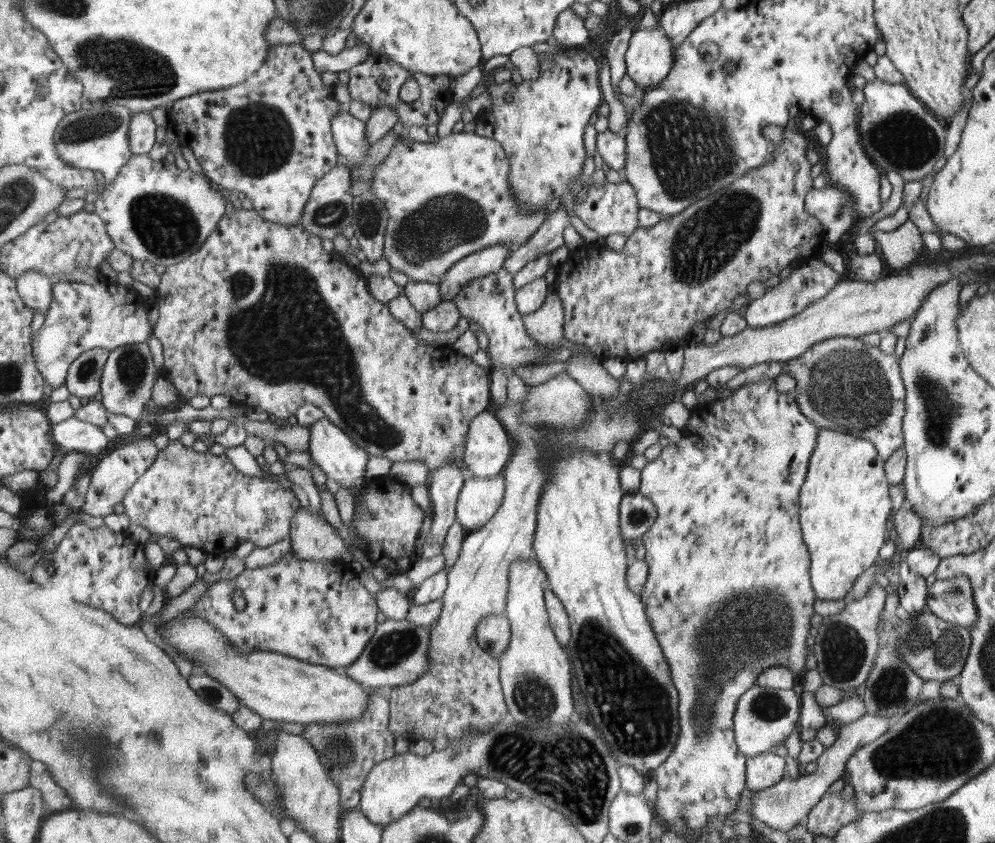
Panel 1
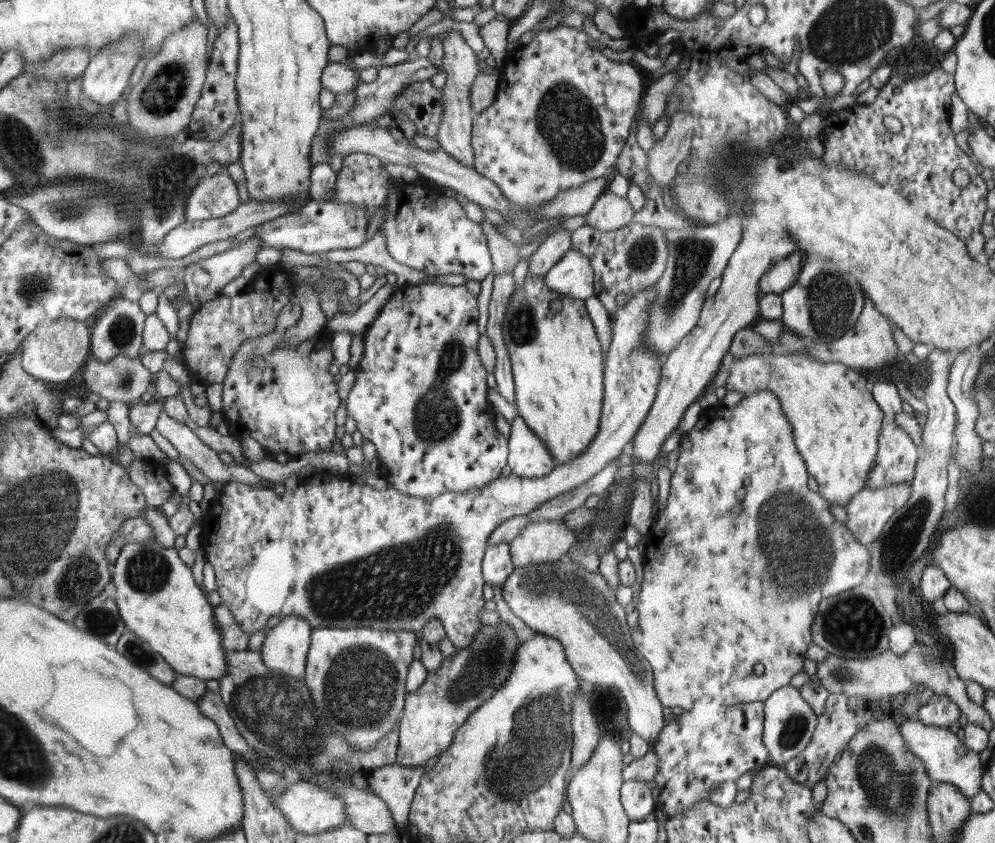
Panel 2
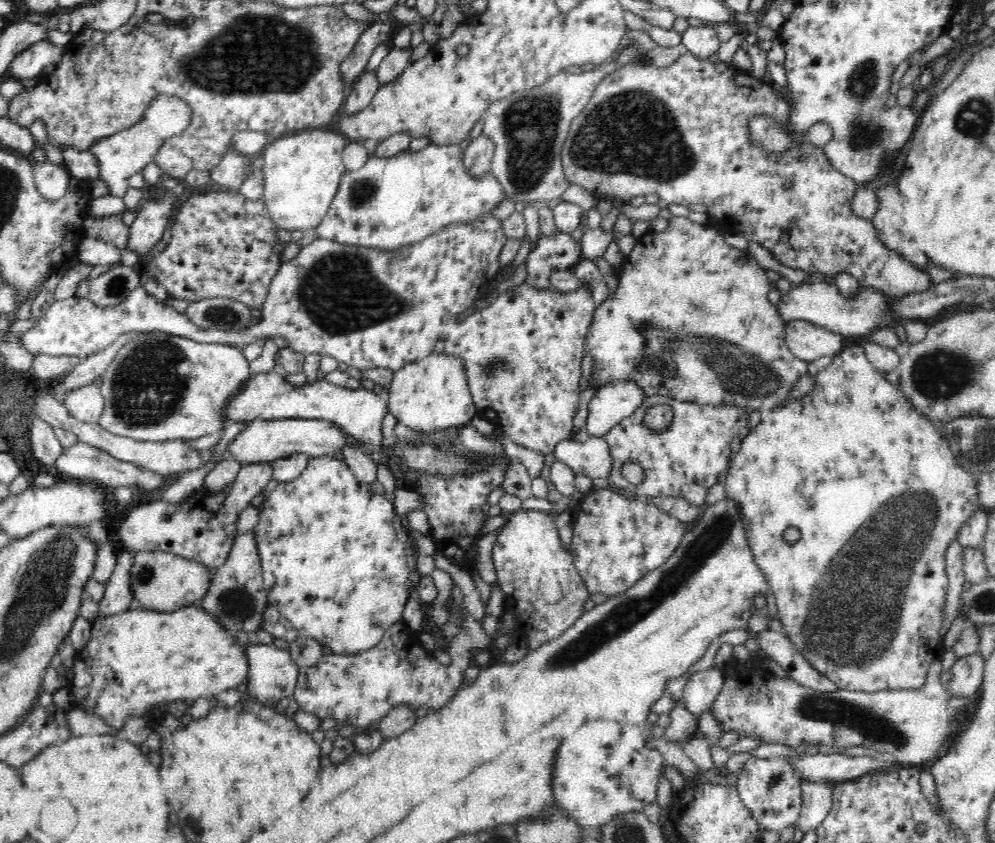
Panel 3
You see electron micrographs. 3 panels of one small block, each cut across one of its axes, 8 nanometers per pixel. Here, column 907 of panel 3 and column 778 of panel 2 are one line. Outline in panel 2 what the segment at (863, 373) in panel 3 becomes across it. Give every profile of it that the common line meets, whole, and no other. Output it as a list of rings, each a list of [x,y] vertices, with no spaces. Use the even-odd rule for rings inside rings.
[[[762,390],[746,395],[734,407],[724,404],[702,410],[698,422],[681,436],[680,454],[676,468],[671,474],[670,494],[666,508],[659,512],[650,527],[643,556],[644,579],[638,597],[638,626],[632,629],[636,648],[648,658],[654,669],[655,691],[663,704],[663,709],[690,710],[702,696],[716,696],[728,692],[728,706],[738,702],[764,702],[779,688],[790,685],[792,676],[803,671],[806,650],[812,640],[811,626],[817,614],[817,606],[824,597],[840,596],[858,585],[864,584],[868,572],[870,552],[866,545],[858,542],[842,523],[838,523],[830,511],[828,500],[808,489],[808,470],[802,455],[795,445],[791,421],[784,415],[780,398],[772,391]],[[762,664],[765,673],[758,676],[754,666]]]

